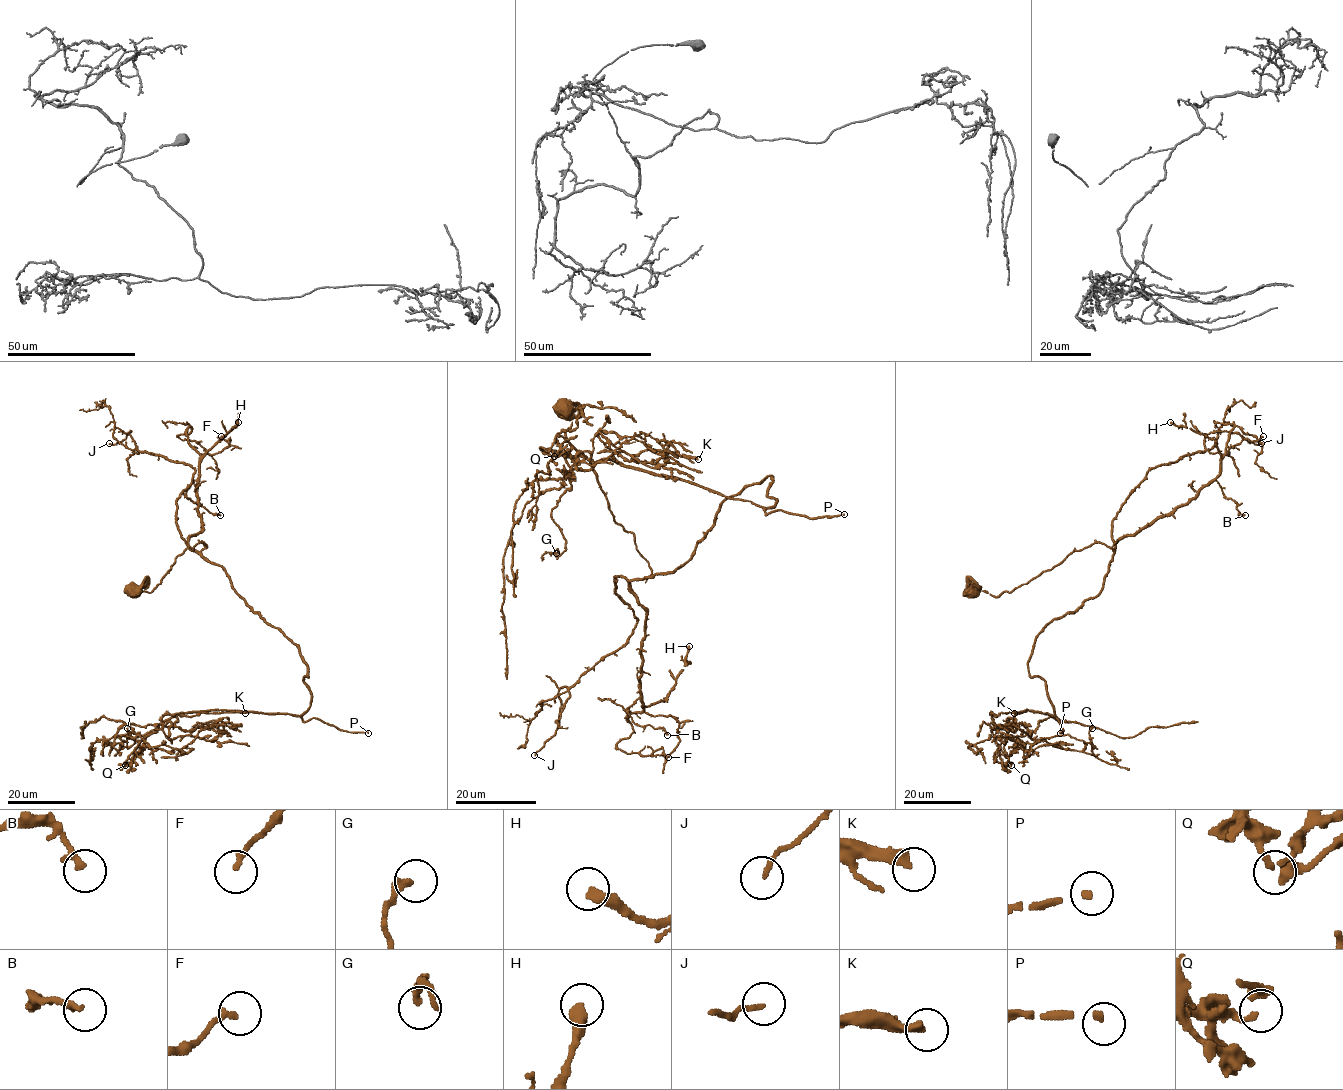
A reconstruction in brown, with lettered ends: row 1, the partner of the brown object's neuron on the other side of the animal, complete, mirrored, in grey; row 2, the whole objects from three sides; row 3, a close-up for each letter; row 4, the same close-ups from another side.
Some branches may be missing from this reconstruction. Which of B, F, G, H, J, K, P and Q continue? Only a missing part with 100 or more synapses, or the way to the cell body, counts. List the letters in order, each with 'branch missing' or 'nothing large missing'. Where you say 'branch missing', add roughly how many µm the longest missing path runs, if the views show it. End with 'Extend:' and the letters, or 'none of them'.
B: nothing large missing
F: nothing large missing
G: nothing large missing
H: nothing large missing
J: nothing large missing
K: nothing large missing
P: branch missing; about 170 µm are missing
Q: nothing large missing
Extend: P

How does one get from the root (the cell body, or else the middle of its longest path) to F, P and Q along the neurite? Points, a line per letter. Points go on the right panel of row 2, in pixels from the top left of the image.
F: (972, 590), (1010, 592), (1095, 543), (1114, 551), (1121, 539), (1186, 505), (1219, 474), (1229, 448), (1263, 436)
P: (972, 590), (999, 596), (1075, 549), (1112, 549), (1103, 589), (1053, 619), (1027, 663), (1044, 681), (1060, 733)
Q: (972, 590), (1113, 551), (1103, 589), (1036, 637), (1054, 714), (1014, 716), (994, 753), (1011, 765)

